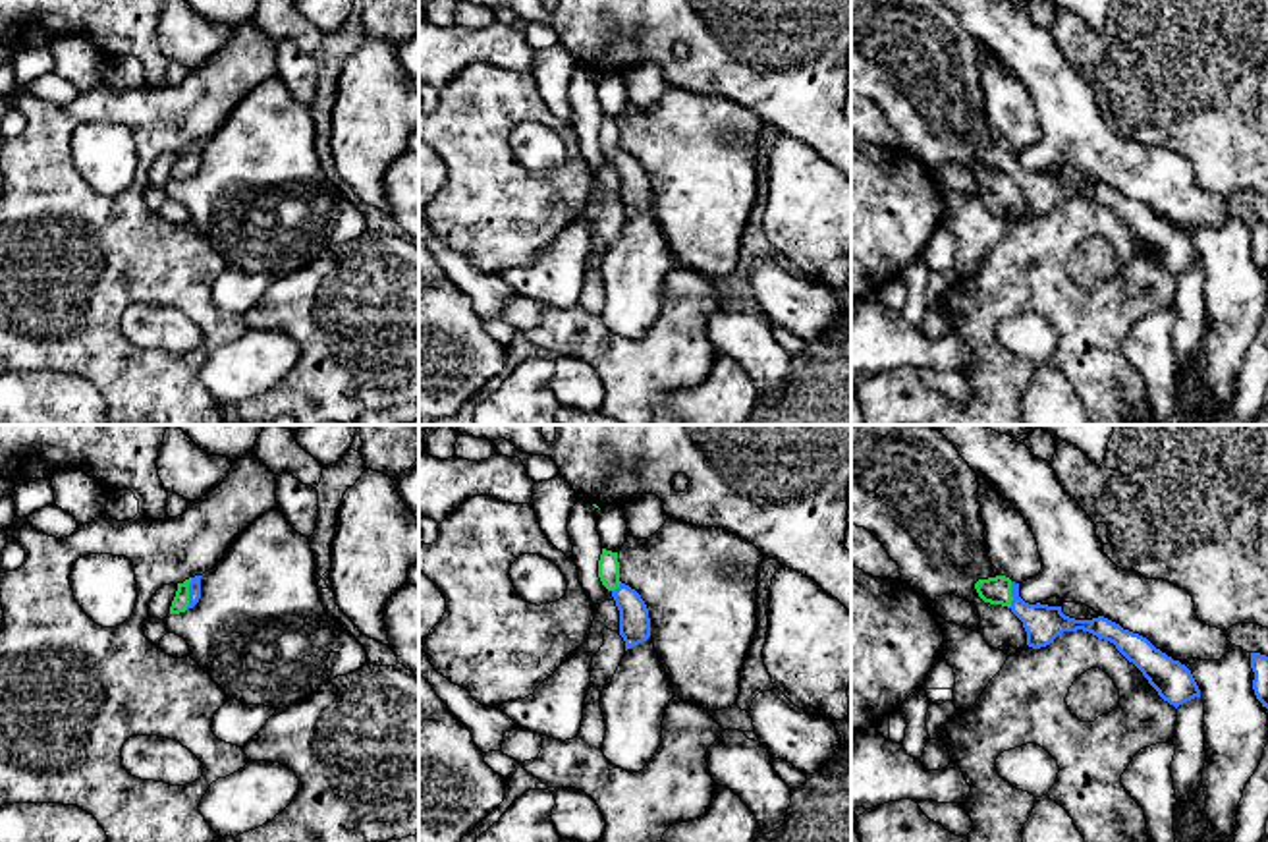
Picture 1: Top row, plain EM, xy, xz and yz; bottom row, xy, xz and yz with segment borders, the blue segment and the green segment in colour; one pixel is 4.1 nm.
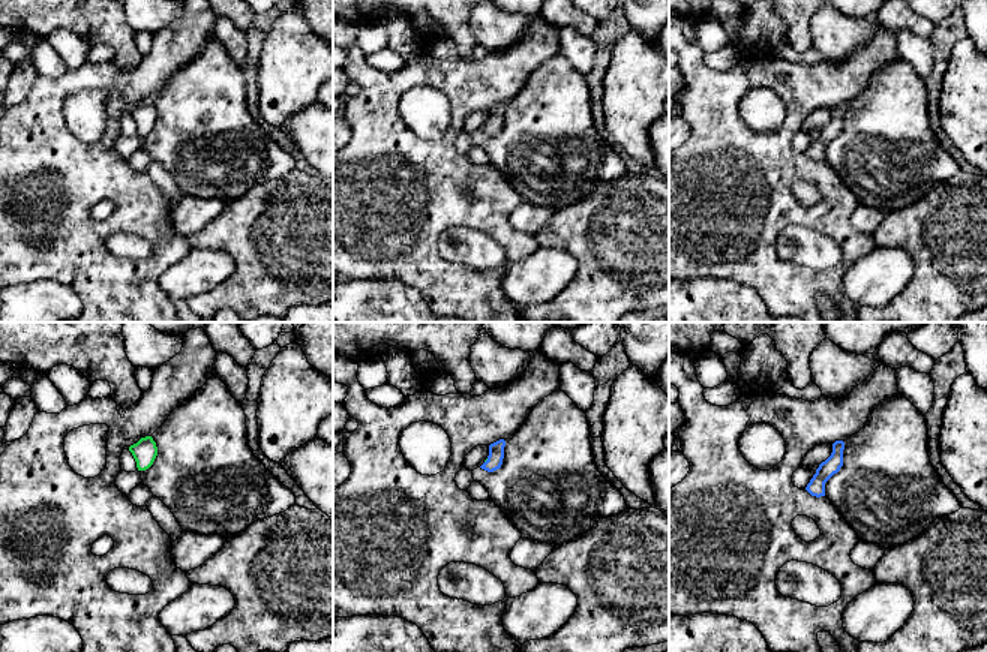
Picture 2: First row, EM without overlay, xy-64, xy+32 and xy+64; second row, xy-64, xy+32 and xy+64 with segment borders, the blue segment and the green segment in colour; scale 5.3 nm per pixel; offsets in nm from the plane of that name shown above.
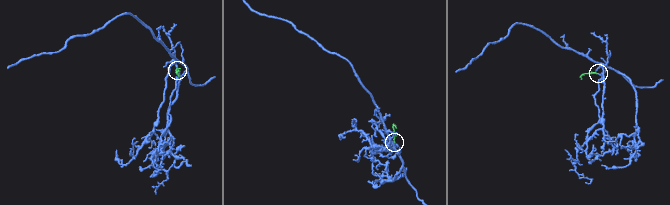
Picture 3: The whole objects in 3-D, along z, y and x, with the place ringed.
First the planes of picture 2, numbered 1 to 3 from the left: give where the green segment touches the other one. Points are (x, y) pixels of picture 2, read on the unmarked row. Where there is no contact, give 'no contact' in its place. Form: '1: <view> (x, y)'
1: no contact
2: xy+32 (486, 125)
3: no contact

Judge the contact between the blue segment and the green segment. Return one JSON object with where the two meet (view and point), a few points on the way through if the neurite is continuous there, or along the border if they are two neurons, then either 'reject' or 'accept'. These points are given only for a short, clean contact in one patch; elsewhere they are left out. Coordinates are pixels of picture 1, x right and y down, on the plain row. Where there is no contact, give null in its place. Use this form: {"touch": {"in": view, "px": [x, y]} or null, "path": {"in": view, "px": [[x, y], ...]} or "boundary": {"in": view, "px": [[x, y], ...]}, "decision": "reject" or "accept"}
{"touch": {"in": "xy", "px": [190, 161]}, "path": {"in": "xy", "px": [[195, 149], [190, 161], [180, 170]]}, "decision": "accept"}

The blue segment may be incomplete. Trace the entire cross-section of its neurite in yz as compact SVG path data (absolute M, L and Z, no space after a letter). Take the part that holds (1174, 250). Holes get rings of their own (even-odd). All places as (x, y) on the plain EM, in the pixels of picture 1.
M1006 143L979 147L975 156L984 170L1007 174L1023 189L1027 212L1033 216L1050 212L1063 199L1083 197L1114 210L1143 239L1158 263L1175 276L1200 265L1200 257L1185 232L1156 216L1146 205L1123 197L1104 183L1075 187L1065 183L1061 174L1029 172L1019 164L1019 151Z

